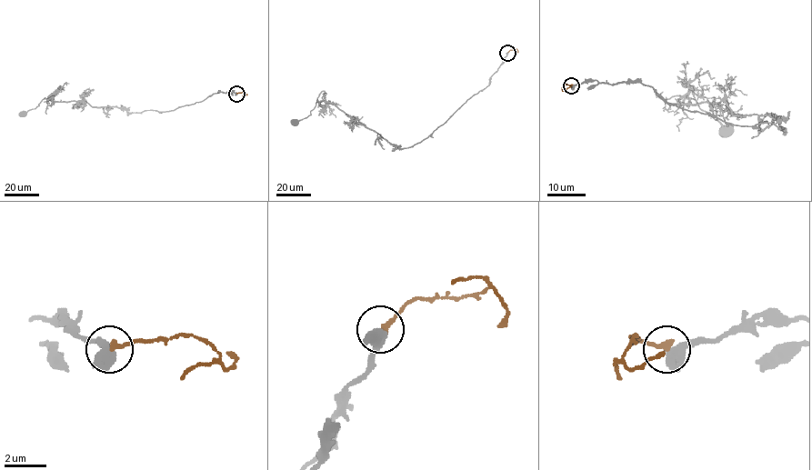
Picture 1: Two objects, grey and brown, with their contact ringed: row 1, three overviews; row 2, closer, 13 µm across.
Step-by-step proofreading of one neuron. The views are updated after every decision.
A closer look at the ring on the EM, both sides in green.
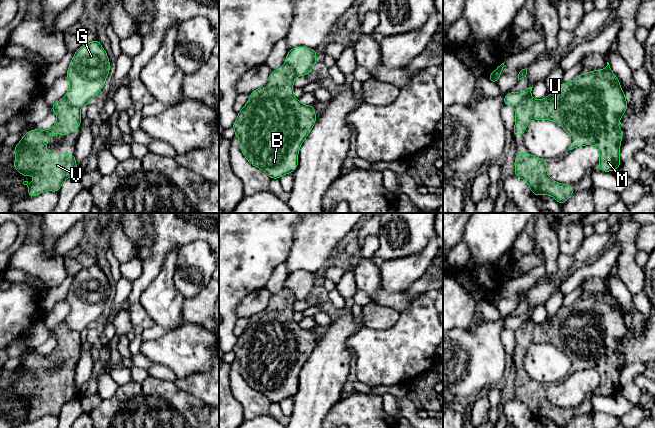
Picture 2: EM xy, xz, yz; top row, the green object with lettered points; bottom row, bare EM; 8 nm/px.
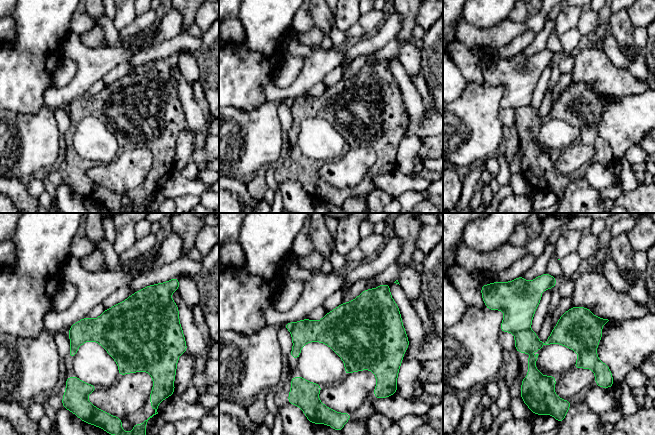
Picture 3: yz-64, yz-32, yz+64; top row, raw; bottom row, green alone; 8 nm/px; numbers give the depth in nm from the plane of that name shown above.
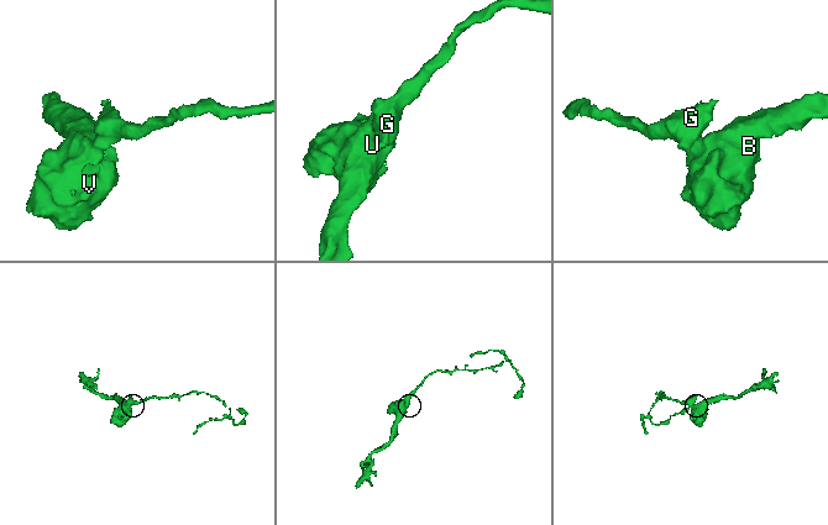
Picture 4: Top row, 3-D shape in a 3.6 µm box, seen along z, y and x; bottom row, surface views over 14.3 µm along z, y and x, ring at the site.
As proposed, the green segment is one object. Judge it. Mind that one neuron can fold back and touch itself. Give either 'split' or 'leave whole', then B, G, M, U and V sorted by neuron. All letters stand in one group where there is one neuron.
split | B M U V / G

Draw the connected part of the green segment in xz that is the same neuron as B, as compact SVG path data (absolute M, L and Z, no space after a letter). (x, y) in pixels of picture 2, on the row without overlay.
M287 287L272 295L268 305L250 317L247 328L238 336L232 350L245 382L271 403L279 403L296 394L299 372L316 346L314 331L302 328L293 320L296 301L295 295Z

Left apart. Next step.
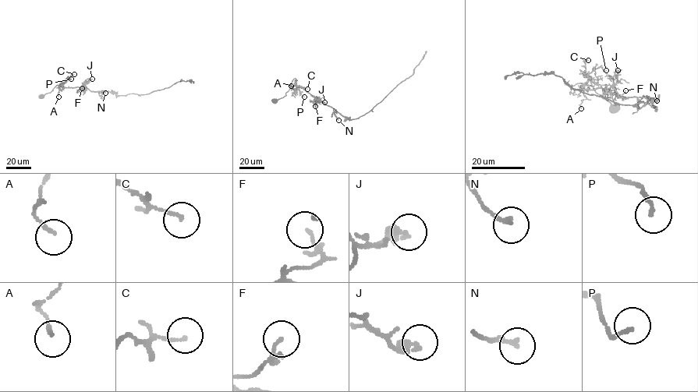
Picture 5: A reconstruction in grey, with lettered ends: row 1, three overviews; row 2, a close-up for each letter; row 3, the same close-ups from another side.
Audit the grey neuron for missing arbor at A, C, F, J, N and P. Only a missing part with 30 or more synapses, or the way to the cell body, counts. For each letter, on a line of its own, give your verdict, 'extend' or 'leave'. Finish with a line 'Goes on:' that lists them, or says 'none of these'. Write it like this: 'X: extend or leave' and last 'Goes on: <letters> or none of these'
A: leave
C: leave
F: leave
J: leave
N: leave
P: leave
Goes on: none of these

